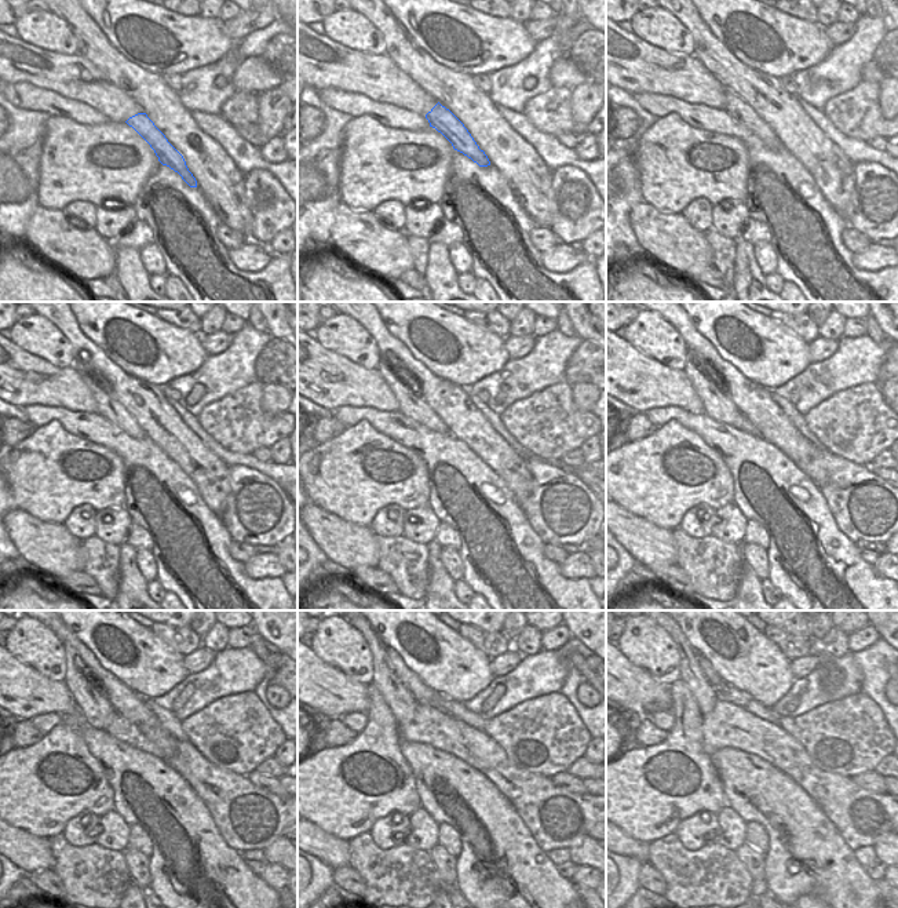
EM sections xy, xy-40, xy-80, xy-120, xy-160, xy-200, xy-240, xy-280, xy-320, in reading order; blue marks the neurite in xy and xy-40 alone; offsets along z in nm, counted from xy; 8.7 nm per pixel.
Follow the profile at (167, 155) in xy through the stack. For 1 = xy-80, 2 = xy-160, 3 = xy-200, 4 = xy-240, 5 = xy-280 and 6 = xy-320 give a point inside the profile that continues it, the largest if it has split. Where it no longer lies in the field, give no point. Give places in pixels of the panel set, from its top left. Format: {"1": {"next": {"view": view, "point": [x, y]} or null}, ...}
{"1": {"next": {"view": "xy-80", "point": [736, 106]}}, "2": {"next": {"view": "xy-160", "point": [411, 404]}}, "3": {"next": {"view": "xy-200", "point": [718, 405]}}, "4": {"next": {"view": "xy-240", "point": [97, 711]}}, "5": {"next": {"view": "xy-280", "point": [402, 704]}}, "6": {"next": {"view": "xy-320", "point": [705, 695]}}}

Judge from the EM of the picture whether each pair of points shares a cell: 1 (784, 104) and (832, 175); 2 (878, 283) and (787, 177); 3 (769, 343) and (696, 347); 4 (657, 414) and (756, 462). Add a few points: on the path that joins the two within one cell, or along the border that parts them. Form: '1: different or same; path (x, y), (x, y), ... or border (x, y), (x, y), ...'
1: same; path (789, 121), (824, 157)
2: same; path (844, 270), (806, 232), (789, 203)
3: different; border (692, 323), (716, 352), (737, 368)
4: same; path (682, 416), (700, 423), (732, 444)

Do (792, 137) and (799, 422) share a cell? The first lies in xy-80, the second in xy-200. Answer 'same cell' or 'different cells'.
different cells

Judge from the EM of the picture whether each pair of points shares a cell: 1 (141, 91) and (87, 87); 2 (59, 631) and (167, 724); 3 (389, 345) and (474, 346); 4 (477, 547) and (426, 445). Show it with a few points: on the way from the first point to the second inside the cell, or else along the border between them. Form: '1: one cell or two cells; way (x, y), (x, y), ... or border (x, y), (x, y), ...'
1: two cells; border (98, 68), (112, 83), (130, 95), (143, 112)
2: two cells; border (143, 699), (159, 722), (171, 733)
3: two cells; border (383, 321), (386, 328), (427, 368)
4: one cell; way (477, 522), (477, 504), (442, 470)

